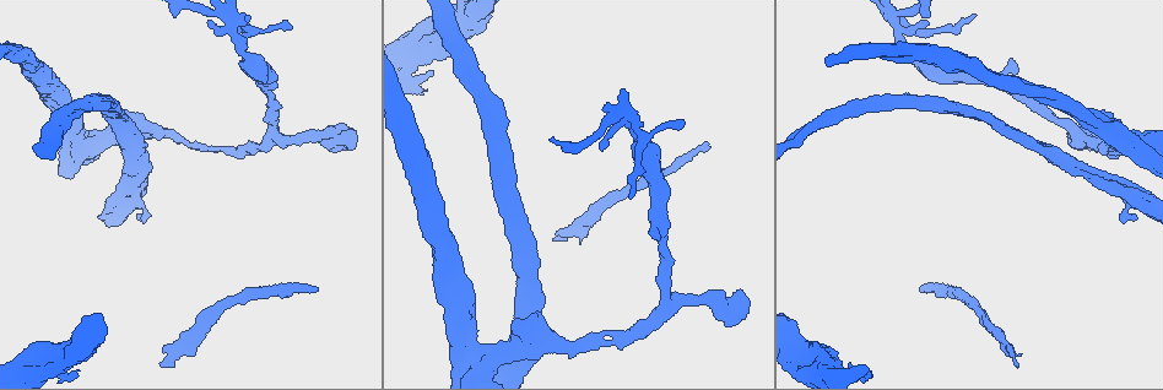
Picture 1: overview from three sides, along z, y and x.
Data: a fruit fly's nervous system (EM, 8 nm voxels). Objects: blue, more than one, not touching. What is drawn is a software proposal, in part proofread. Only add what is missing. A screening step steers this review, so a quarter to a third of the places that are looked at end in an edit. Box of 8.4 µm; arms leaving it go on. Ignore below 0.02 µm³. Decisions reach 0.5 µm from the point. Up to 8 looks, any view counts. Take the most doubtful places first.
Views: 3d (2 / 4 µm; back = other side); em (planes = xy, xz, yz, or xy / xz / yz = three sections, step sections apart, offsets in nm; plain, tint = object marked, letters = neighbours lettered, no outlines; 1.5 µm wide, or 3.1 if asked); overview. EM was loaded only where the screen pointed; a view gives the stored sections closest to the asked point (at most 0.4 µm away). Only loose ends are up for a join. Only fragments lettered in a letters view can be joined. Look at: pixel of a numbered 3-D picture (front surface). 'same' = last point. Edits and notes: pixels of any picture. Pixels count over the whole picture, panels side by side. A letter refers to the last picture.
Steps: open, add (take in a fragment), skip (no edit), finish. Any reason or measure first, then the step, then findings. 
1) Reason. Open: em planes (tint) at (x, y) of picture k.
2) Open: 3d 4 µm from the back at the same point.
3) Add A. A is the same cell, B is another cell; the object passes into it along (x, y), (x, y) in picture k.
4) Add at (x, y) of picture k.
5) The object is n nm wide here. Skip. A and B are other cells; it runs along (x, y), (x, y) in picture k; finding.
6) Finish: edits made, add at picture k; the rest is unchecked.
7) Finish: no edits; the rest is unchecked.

Long arm stops here. Open: 3d 4 µm at (315, 292) of picture 1.

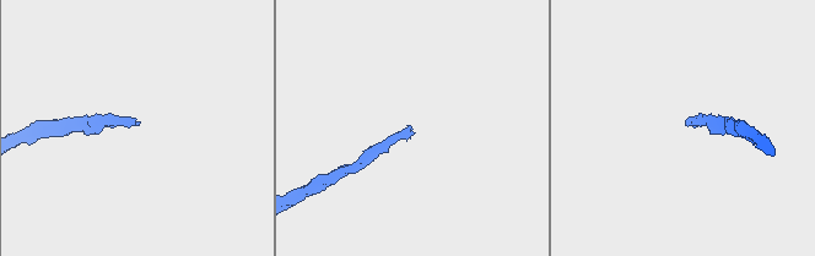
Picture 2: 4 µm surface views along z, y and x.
Now the EM. Open: em planes (letters) at (137, 123) of picture 2.

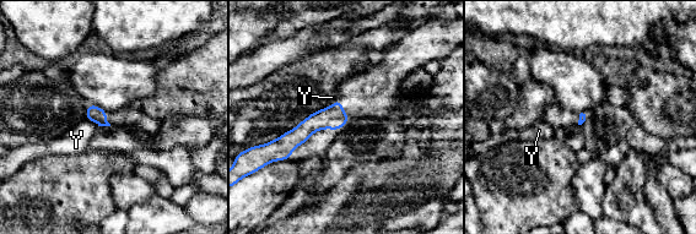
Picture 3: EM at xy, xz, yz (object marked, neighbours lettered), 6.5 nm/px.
Skip. Y is another cell; a border runs along (85, 119), (93, 120), (98, 125) in picture 3; no lettered fragment goes on from it.

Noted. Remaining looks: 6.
Branch stops here. Open: em planes (plain) at (684, 120) of picture 1.

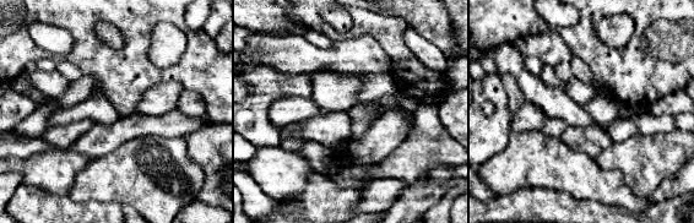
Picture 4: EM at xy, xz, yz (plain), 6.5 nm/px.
Open: em planes (letters) at the same point.

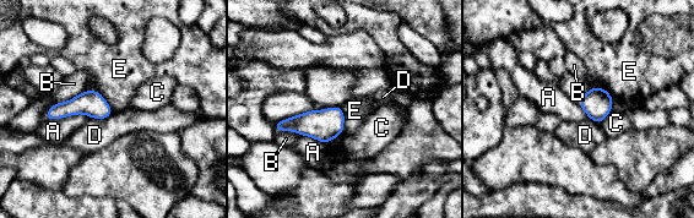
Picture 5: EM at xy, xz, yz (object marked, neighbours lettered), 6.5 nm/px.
Skip. A, B, C, D and E are other cells; a border runs along (341, 107), (343, 113), (342, 134) in picture 5; no lettered fragment goes on from it.

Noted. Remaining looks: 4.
Thin end. Open: 3d 4 µm at (145, 222) of picture 1.

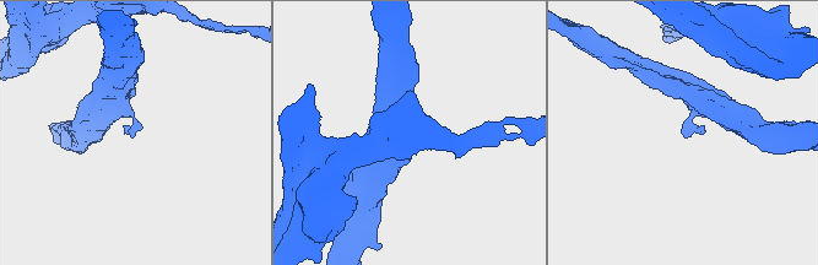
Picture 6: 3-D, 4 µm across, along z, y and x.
Open: em planes (letters) at (134, 135) of picture 6.

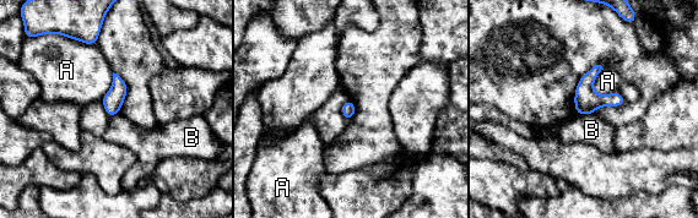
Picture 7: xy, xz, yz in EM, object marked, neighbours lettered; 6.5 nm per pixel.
The object is 90 nm wide here. Skip. A and B are other cells; a border runs along (593, 113), (577, 115) in picture 7; no lettered fragment goes on from it.

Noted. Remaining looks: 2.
Finish: no edits; the rest is unchecked.

